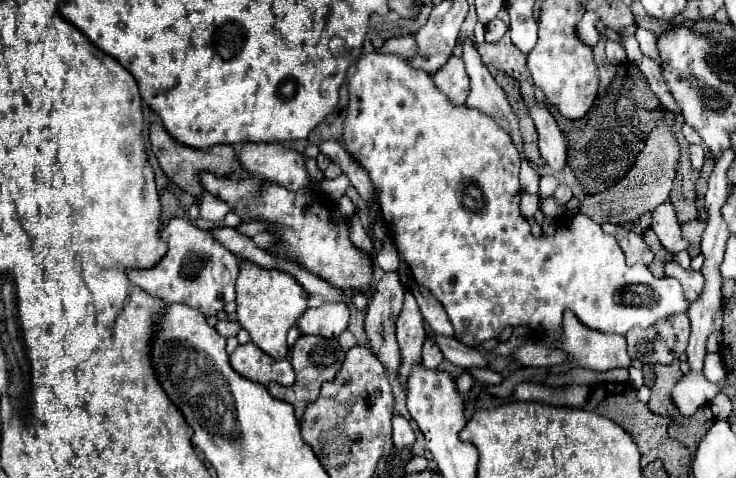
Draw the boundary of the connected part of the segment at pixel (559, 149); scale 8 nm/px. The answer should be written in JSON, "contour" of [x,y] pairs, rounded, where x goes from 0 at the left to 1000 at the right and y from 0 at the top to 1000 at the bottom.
{"contour":[[[712,207],[712,215],[717,220],[717,236],[728,262],[728,274],[731,274],[731,312],[734,312],[736,333],[755,358],[766,354],[769,299],[766,299],[761,266],[755,262],[755,249],[734,211]]]}

